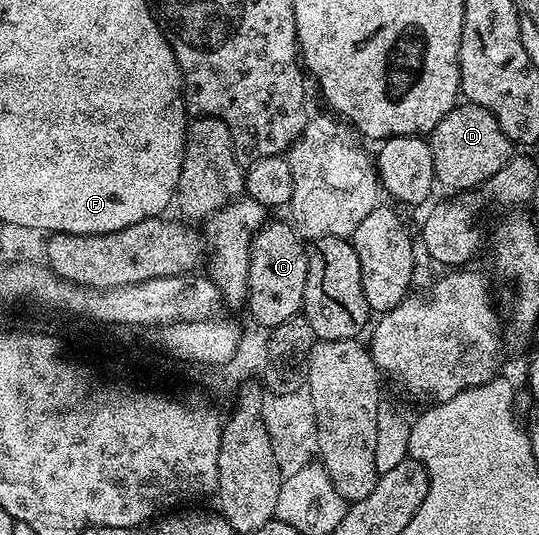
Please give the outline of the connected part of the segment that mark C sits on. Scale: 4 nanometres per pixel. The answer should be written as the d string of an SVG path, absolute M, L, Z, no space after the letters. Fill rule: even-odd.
M285 219L274 220L262 225L262 230L254 235L254 244L250 247L250 269L248 270L248 305L254 320L263 324L266 330L279 328L282 324L289 324L302 310L305 286L308 282L308 248L301 236L294 230L293 223Z

